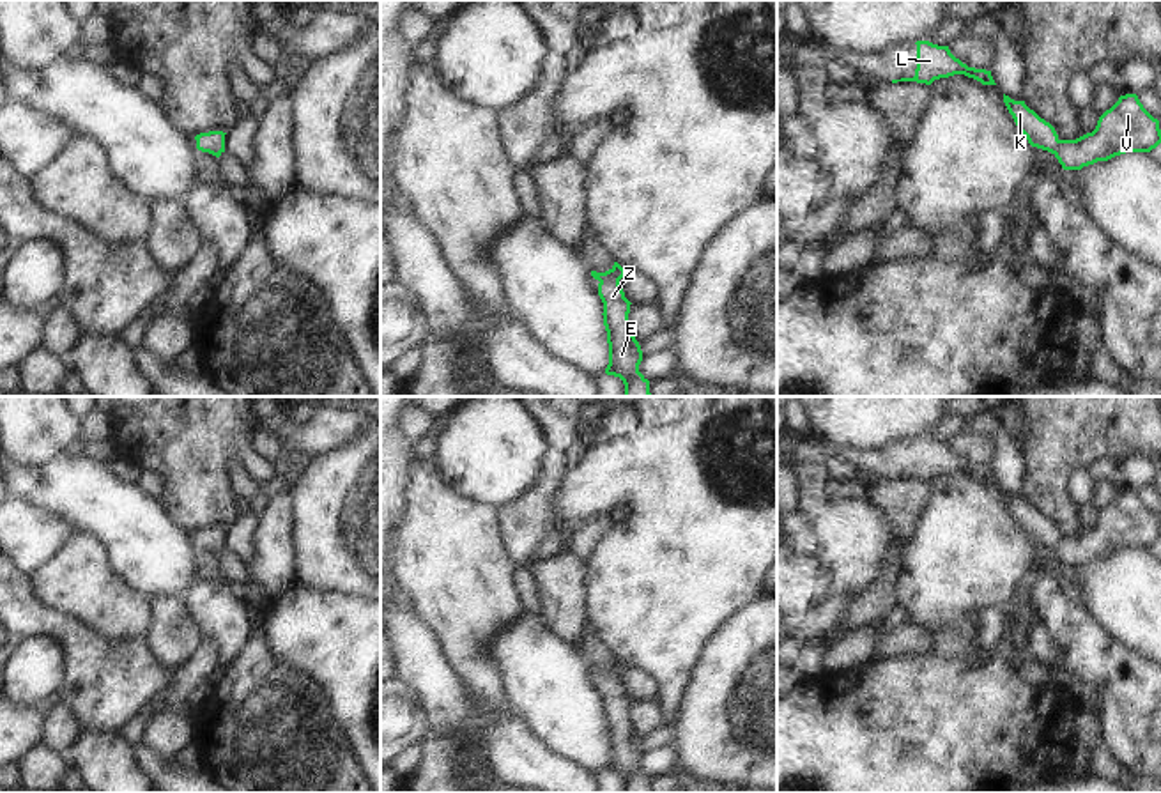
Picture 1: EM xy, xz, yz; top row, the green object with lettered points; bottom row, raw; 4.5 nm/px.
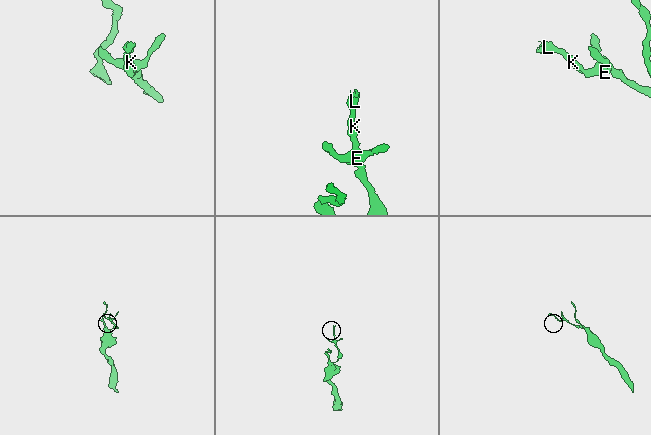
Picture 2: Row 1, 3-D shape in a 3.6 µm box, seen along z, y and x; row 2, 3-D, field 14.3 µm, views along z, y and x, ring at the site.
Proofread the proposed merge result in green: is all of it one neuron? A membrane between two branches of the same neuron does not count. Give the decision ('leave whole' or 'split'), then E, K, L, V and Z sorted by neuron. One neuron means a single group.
leave whole; E K L V Z

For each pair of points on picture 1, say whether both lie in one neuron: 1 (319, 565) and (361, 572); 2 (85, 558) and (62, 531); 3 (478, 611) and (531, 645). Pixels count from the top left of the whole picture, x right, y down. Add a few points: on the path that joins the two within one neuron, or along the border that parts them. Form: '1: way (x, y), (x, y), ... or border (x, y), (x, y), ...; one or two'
1: way (330, 565), (351, 565); one
2: border (75, 531), (38, 565); two
3: border (526, 613), (489, 641), (485, 654), (496, 668); two

